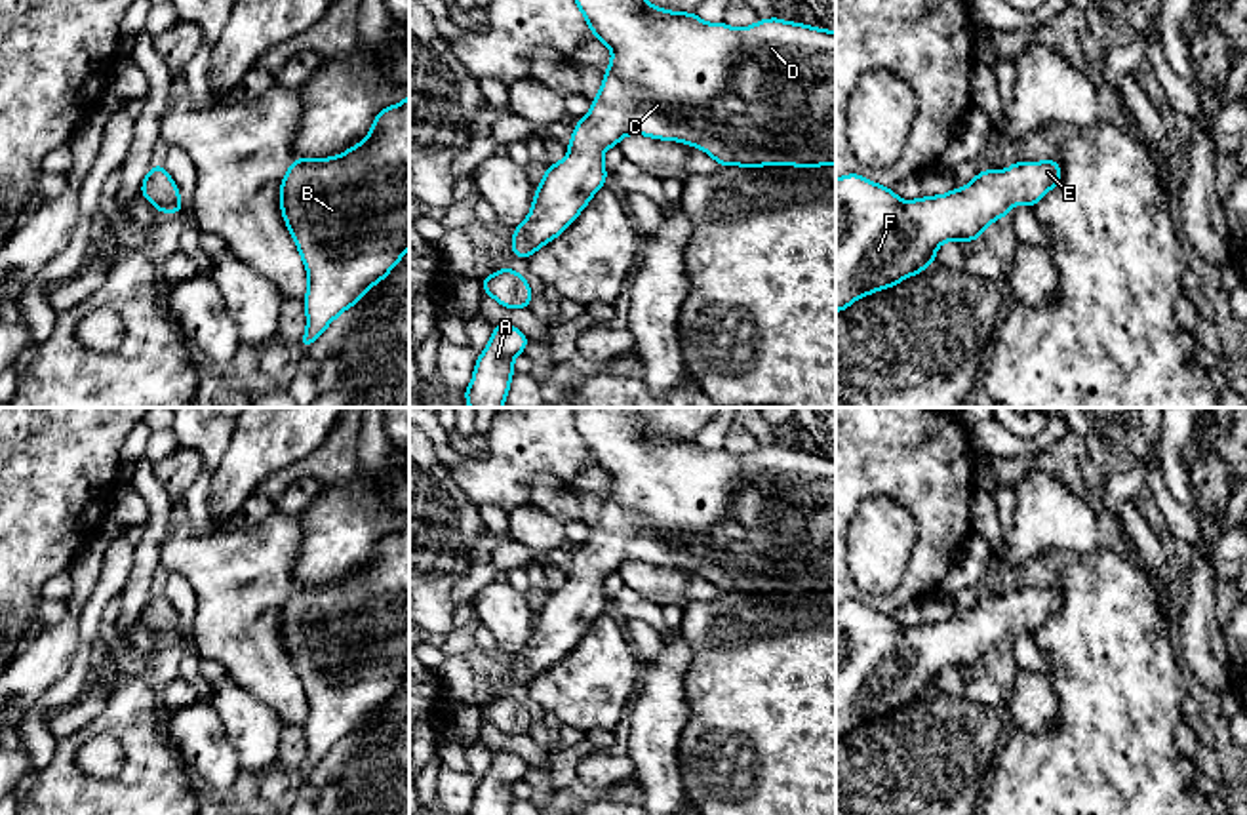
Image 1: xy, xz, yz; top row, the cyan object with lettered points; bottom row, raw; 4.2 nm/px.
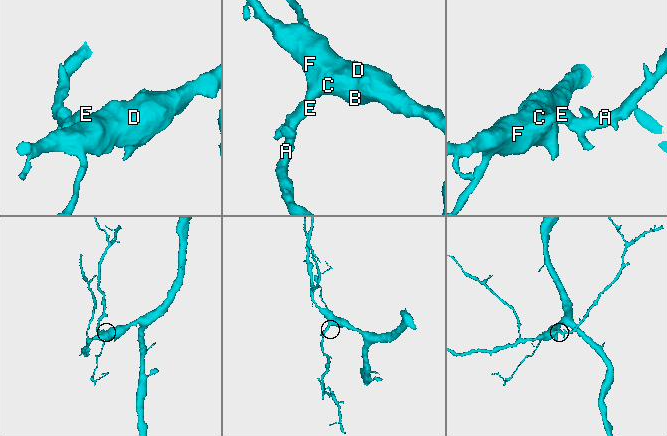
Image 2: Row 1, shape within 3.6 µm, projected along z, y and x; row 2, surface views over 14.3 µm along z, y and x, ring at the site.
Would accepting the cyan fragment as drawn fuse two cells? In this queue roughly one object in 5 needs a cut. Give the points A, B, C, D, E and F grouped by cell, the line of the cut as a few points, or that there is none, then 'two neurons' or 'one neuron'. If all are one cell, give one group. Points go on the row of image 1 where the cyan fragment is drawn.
A B C D E F | no cut | one neuron

